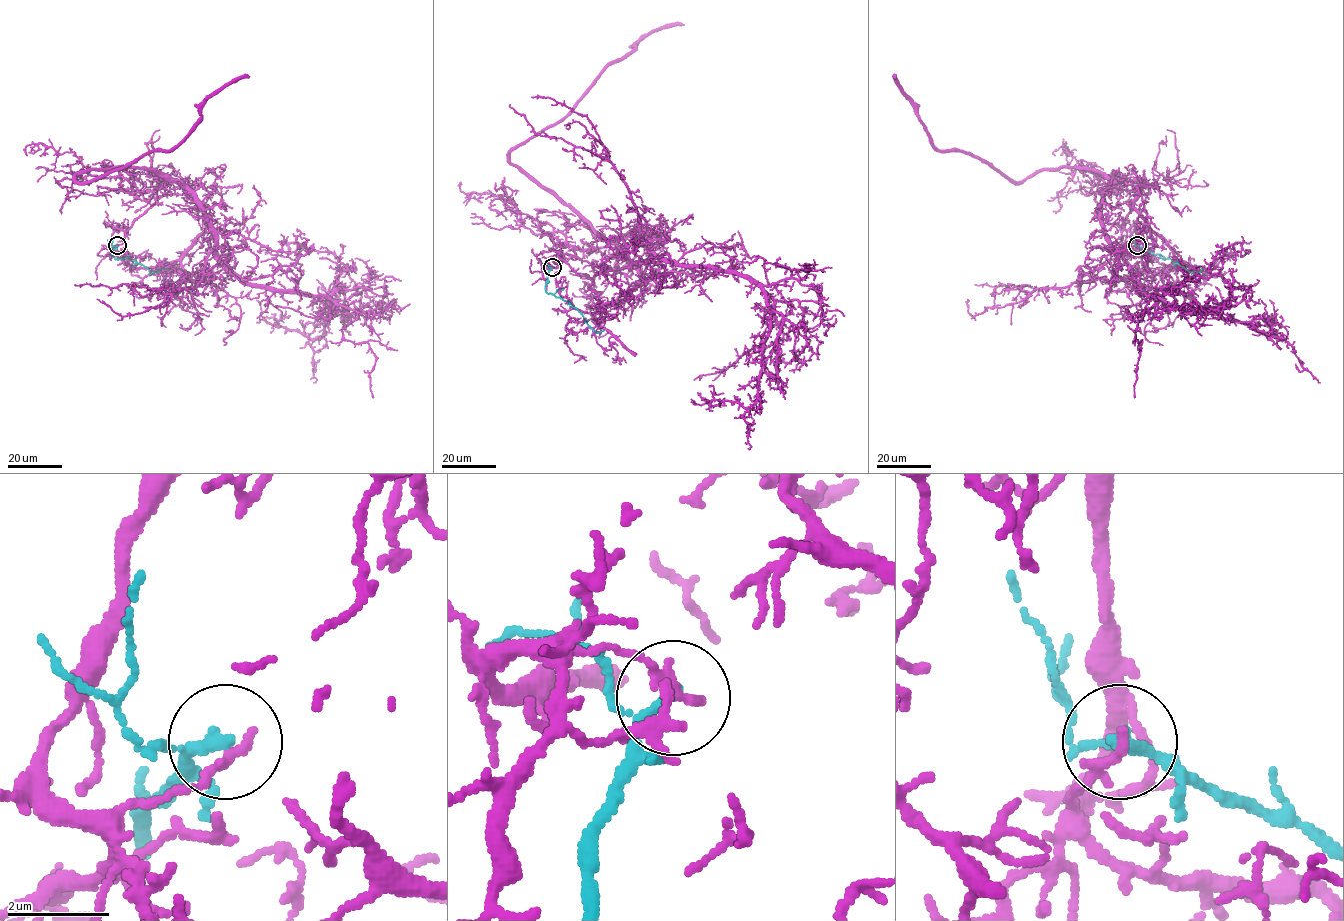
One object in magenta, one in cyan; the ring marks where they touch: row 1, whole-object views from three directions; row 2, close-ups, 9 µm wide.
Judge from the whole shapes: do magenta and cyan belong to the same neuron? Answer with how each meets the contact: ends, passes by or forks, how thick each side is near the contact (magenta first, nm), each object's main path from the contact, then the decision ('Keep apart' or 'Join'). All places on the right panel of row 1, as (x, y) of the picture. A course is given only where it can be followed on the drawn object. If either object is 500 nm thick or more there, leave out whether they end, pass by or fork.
At the ring magenta ends. At the ring cyan passes by. Thickness 240 nm (magenta) against 170 nm. Course of magenta: (1137, 245), (1124, 220), (1141, 183), (1115, 181), (1103, 228), (1138, 290), (1278, 339), (1269, 300). Course of cyan: (1137, 245), (1170, 258), (1189, 271), (1203, 268), (1201, 270). Keep apart

